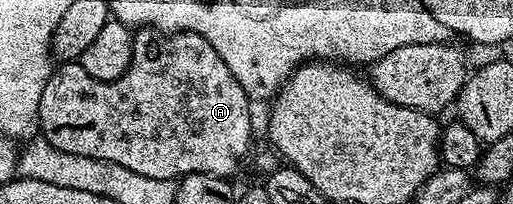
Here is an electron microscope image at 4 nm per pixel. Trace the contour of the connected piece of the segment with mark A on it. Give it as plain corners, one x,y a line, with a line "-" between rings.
141,28
133,36
131,64
127,68
127,72
115,79
114,82
100,82
95,80
95,76
87,76
80,61
61,62
47,80
47,88
43,88
43,96
39,96
37,124
40,137
54,151
74,154
75,156
87,156
104,162
117,162
121,166
131,168
131,172
139,172
141,176
177,180
187,174
214,174
220,178
232,179
233,173
237,170
237,157
248,148
249,141
253,138
253,122
249,119
249,105
251,105
249,95
235,80
235,76
231,76
231,72
225,61
222,60
219,51
203,35
192,32
166,32
152,28

